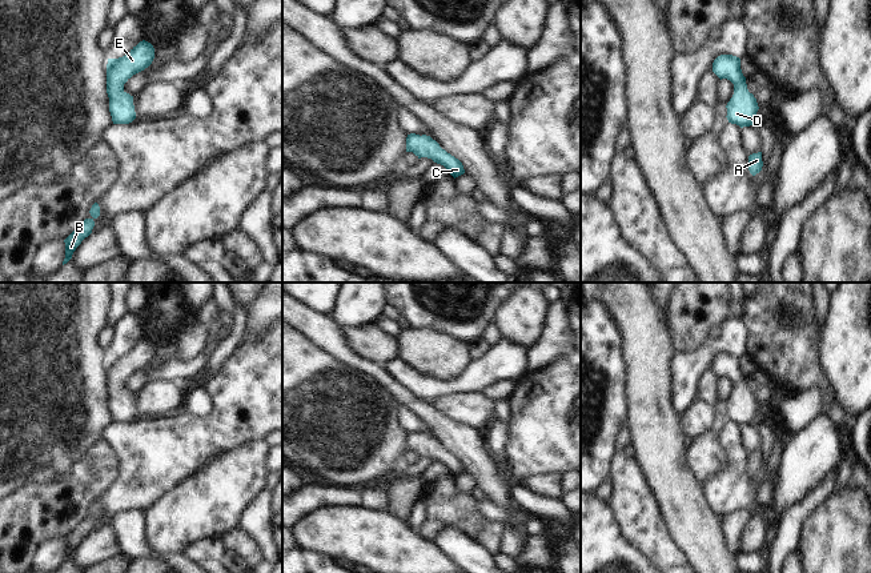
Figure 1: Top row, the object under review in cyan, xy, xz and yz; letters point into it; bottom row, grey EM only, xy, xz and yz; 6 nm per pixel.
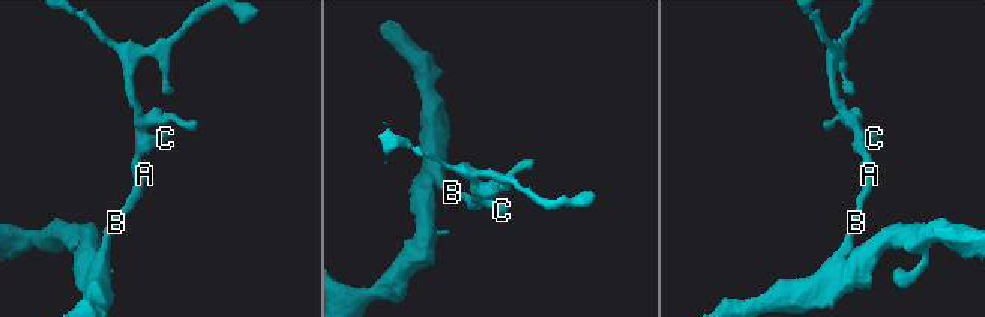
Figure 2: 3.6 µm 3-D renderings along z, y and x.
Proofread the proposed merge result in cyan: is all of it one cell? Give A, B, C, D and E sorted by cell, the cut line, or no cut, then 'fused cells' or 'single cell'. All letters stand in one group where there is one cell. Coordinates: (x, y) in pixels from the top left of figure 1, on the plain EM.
A B C D E | no cut | single cell

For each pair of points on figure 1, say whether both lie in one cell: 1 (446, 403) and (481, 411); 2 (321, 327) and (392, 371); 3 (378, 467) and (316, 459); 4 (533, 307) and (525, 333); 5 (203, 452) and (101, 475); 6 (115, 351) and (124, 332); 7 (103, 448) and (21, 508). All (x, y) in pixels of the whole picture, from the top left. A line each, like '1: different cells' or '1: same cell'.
1: same cell
2: different cells
3: same cell
4: same cell
5: different cells
6: same cell
7: same cell

